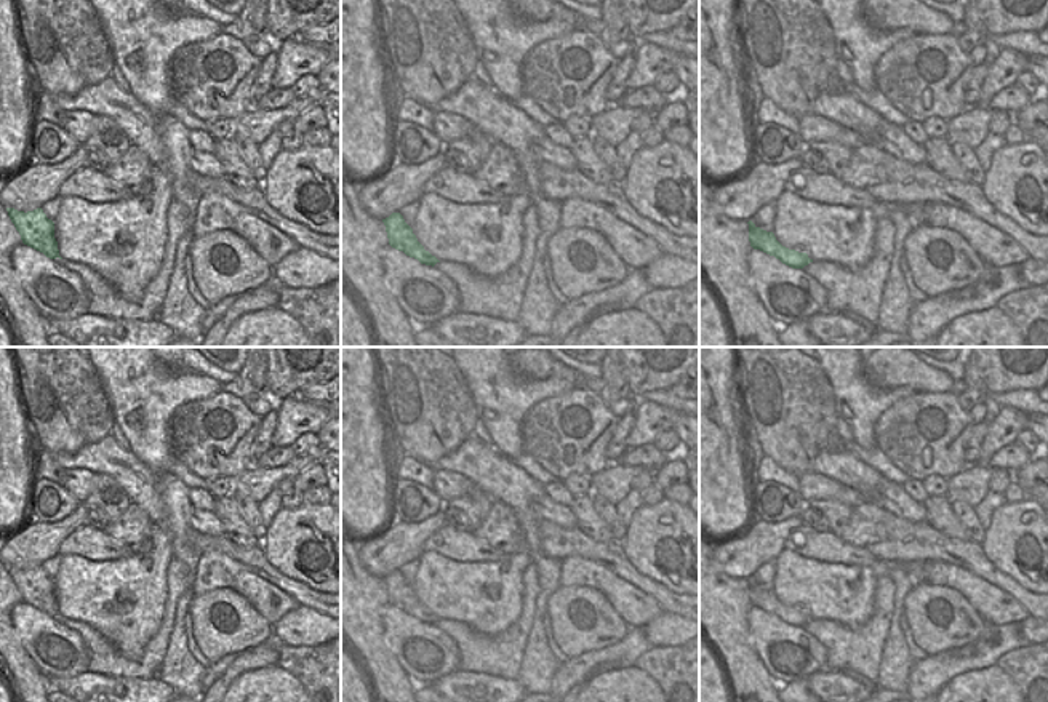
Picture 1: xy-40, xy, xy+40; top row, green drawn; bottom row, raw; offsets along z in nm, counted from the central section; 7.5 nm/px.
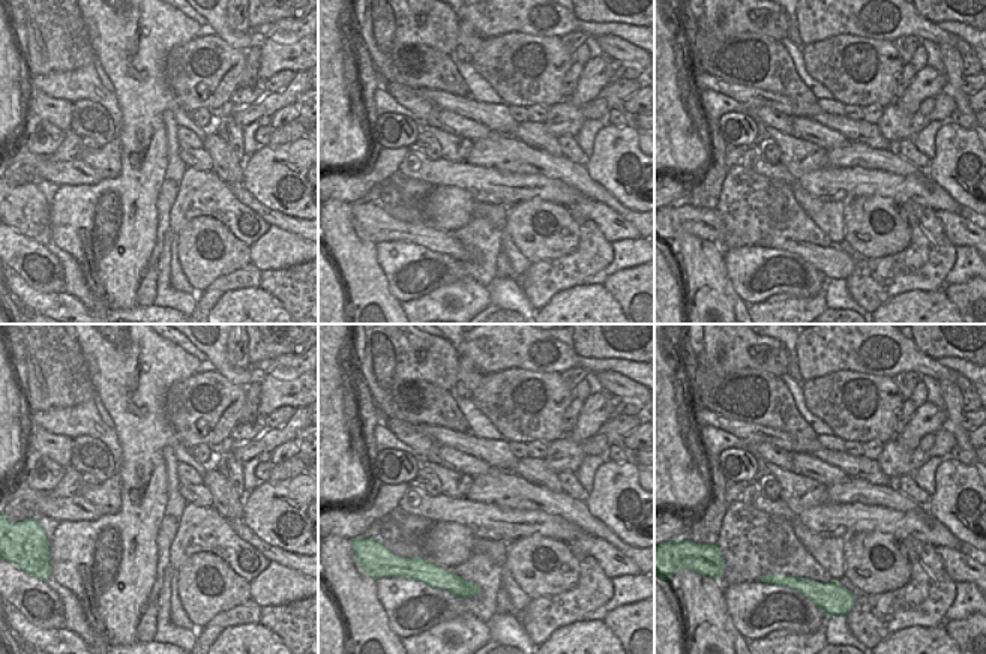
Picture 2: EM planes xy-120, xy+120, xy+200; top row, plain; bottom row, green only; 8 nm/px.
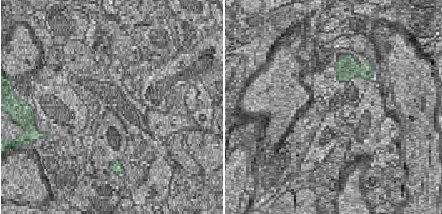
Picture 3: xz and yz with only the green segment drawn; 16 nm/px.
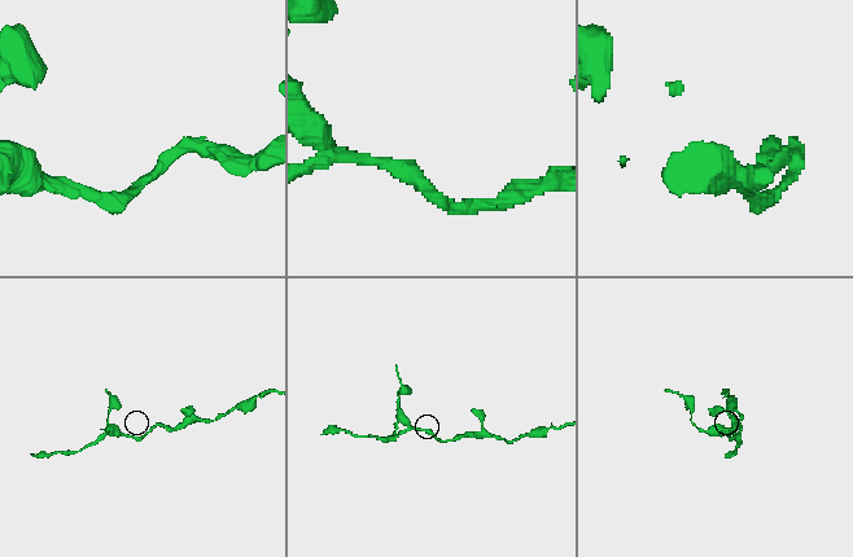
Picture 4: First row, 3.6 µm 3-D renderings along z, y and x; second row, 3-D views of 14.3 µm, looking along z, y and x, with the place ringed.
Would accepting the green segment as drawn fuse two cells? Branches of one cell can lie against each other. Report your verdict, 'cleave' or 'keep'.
cleave

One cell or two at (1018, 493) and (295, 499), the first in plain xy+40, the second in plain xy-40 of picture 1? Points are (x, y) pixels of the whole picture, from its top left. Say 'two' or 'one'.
one

